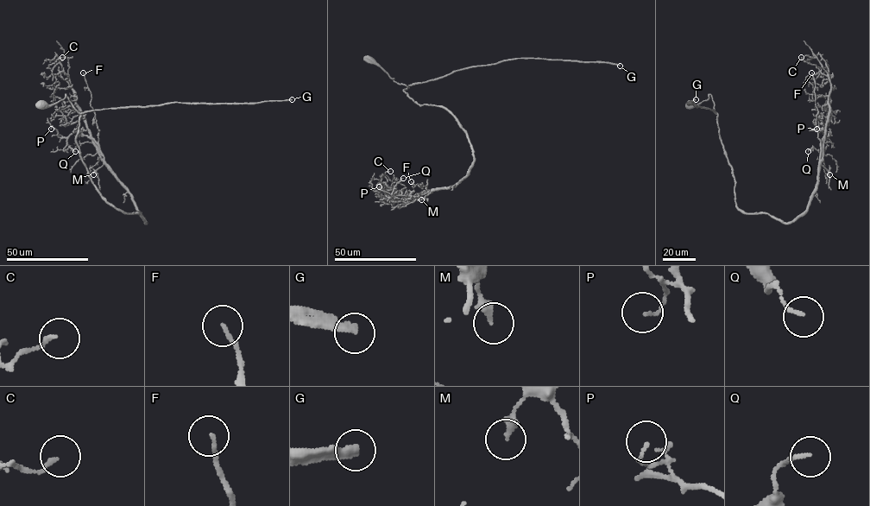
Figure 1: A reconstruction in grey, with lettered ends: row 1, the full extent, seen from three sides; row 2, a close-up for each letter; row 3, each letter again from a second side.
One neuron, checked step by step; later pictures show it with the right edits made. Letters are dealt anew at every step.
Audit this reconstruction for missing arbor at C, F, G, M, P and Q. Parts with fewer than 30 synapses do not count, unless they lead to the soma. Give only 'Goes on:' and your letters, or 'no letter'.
Goes on: G

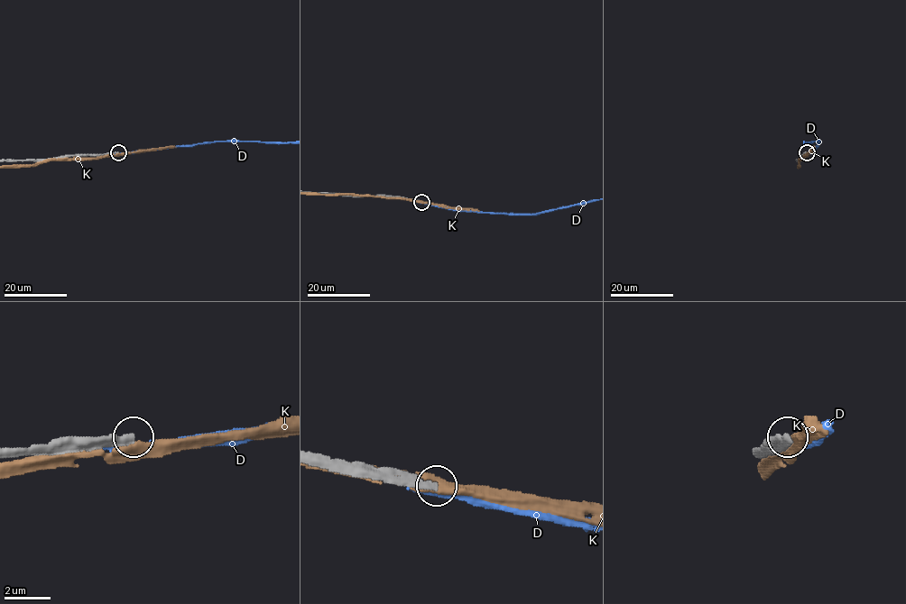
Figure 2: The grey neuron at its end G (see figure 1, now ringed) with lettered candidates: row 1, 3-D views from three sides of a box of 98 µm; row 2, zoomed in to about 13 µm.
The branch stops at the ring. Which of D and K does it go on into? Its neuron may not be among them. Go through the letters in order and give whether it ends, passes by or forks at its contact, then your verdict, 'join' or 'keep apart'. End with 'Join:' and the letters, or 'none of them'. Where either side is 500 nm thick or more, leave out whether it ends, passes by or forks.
D: it ends there; keep apart
K: it passes by; keep apart
Join: none of them

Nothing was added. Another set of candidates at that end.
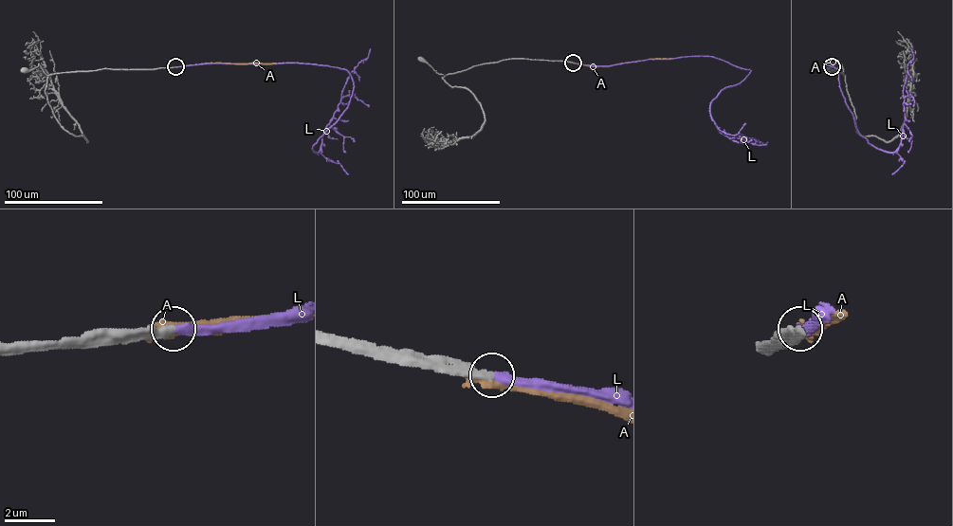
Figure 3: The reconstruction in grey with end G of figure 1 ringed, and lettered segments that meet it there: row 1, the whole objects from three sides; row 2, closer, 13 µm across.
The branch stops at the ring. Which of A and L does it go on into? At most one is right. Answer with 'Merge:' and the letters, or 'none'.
Merge: L

